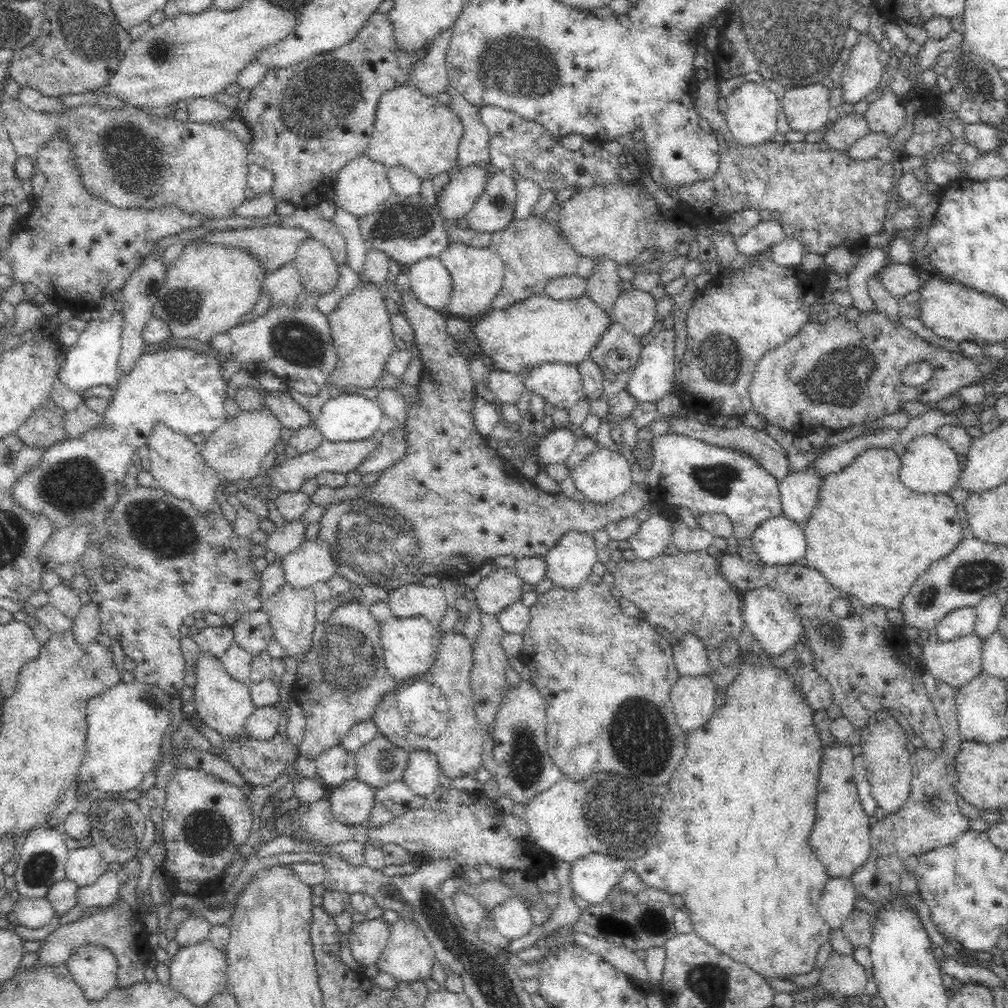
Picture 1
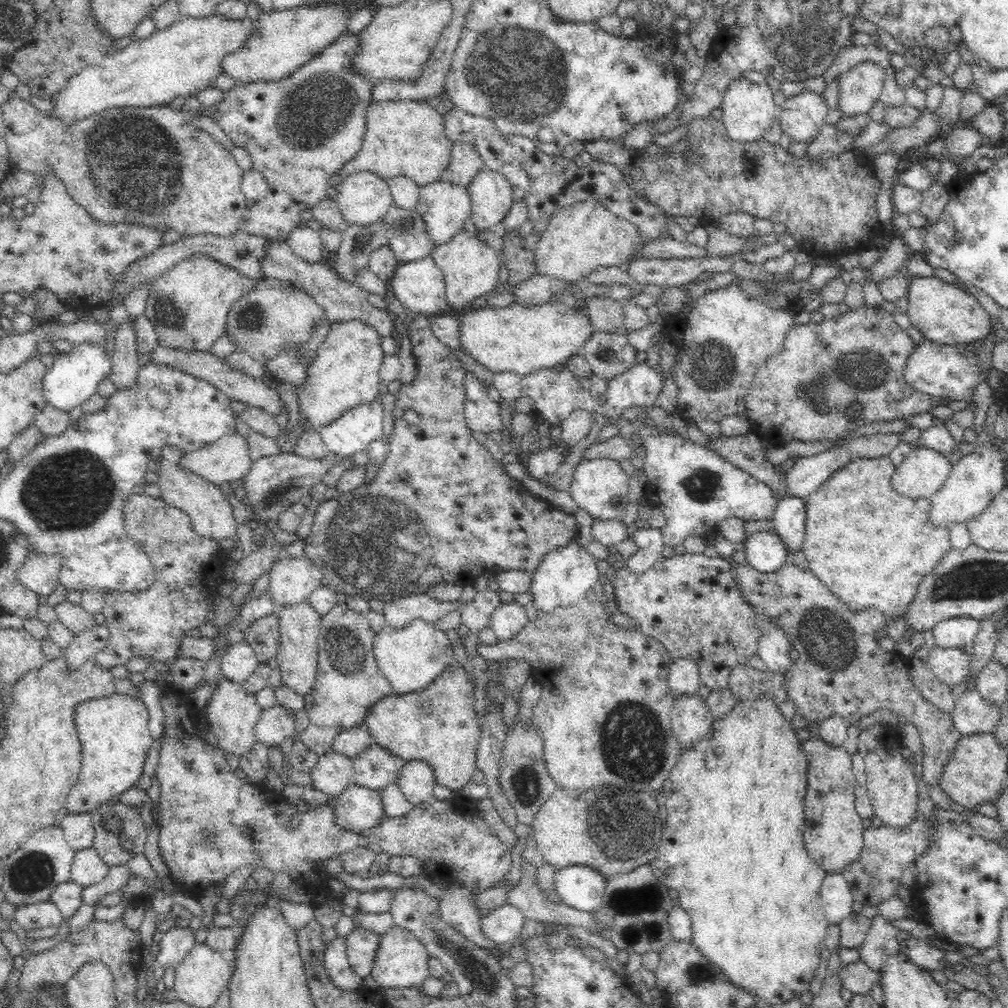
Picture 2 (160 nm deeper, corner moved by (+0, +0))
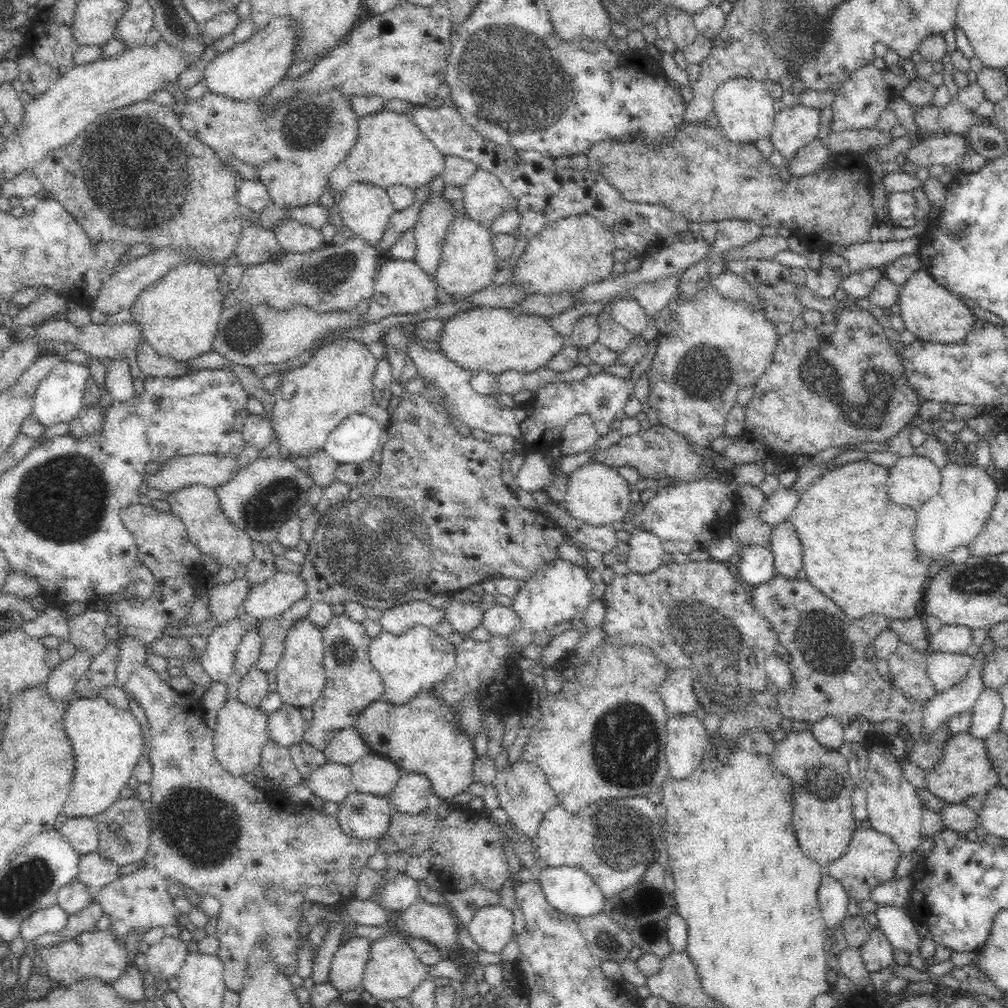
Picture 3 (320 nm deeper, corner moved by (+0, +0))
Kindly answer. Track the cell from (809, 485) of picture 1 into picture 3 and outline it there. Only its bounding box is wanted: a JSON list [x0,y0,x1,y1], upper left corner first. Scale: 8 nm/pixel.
[770,519,803,578]

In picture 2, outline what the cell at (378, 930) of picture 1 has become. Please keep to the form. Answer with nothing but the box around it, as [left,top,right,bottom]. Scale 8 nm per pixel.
[346,928,380,979]

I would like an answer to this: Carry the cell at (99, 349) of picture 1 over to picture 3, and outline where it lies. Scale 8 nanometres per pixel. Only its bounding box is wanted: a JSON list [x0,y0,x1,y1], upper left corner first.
[32,360,90,428]

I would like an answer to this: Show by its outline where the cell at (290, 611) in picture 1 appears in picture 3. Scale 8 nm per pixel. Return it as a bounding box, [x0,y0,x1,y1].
[277,616,326,708]

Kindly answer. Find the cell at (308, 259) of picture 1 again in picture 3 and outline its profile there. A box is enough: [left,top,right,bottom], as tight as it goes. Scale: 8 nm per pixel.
[273,219,324,251]

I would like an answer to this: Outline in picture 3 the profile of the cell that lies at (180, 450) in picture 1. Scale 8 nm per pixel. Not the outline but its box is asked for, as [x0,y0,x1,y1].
[164,484,254,570]

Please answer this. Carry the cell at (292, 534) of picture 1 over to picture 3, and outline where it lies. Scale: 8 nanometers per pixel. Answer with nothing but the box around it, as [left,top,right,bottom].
[209,578,250,626]

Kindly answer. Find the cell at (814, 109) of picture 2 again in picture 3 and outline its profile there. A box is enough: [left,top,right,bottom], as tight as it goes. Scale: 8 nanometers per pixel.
[769,103,820,159]

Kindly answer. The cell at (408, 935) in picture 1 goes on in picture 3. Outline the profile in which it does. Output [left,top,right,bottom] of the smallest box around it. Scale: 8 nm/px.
[361,934,430,1001]

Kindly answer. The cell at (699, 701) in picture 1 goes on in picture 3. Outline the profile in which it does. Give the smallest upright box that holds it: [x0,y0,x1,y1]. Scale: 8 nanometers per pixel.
[665,714,708,778]

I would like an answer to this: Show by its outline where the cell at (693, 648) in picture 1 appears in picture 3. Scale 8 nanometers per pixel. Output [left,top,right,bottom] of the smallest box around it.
[659,668,699,714]

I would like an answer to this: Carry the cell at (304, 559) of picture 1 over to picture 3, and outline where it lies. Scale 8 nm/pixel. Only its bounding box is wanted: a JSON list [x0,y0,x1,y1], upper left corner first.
[242,571,306,622]

